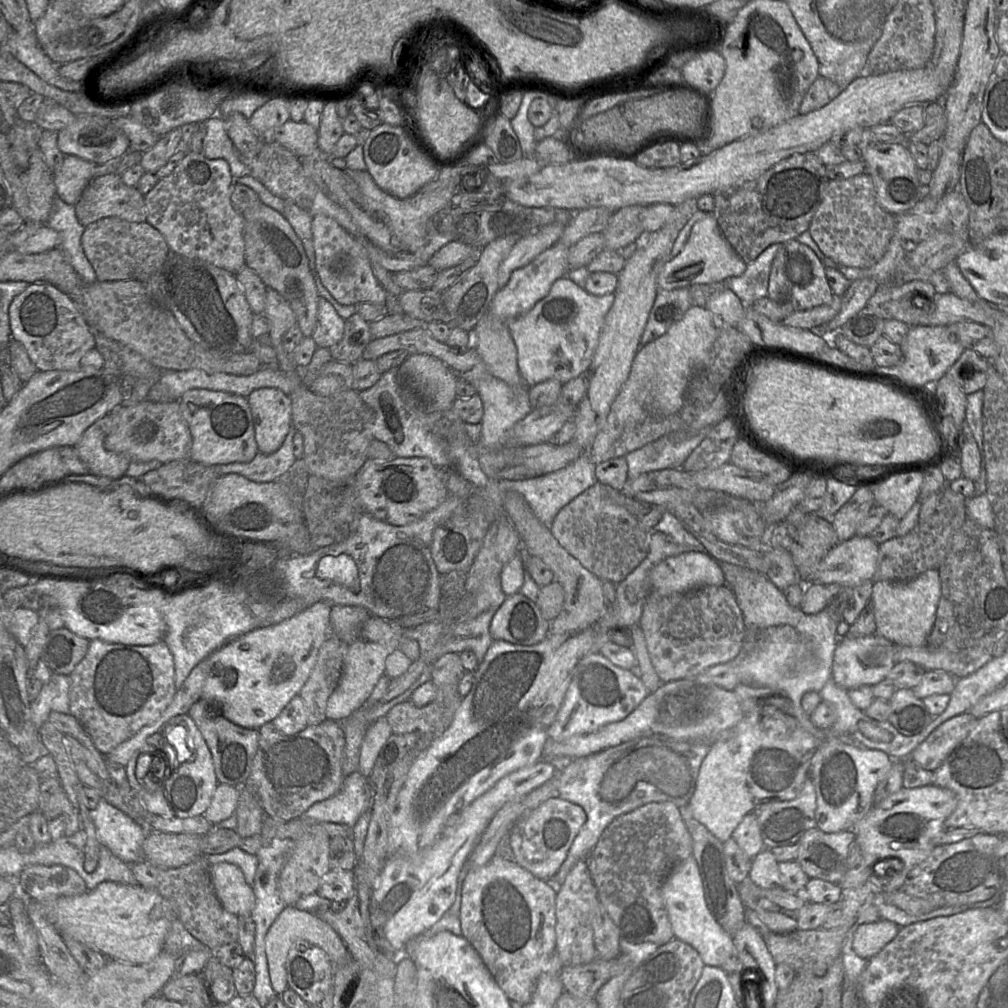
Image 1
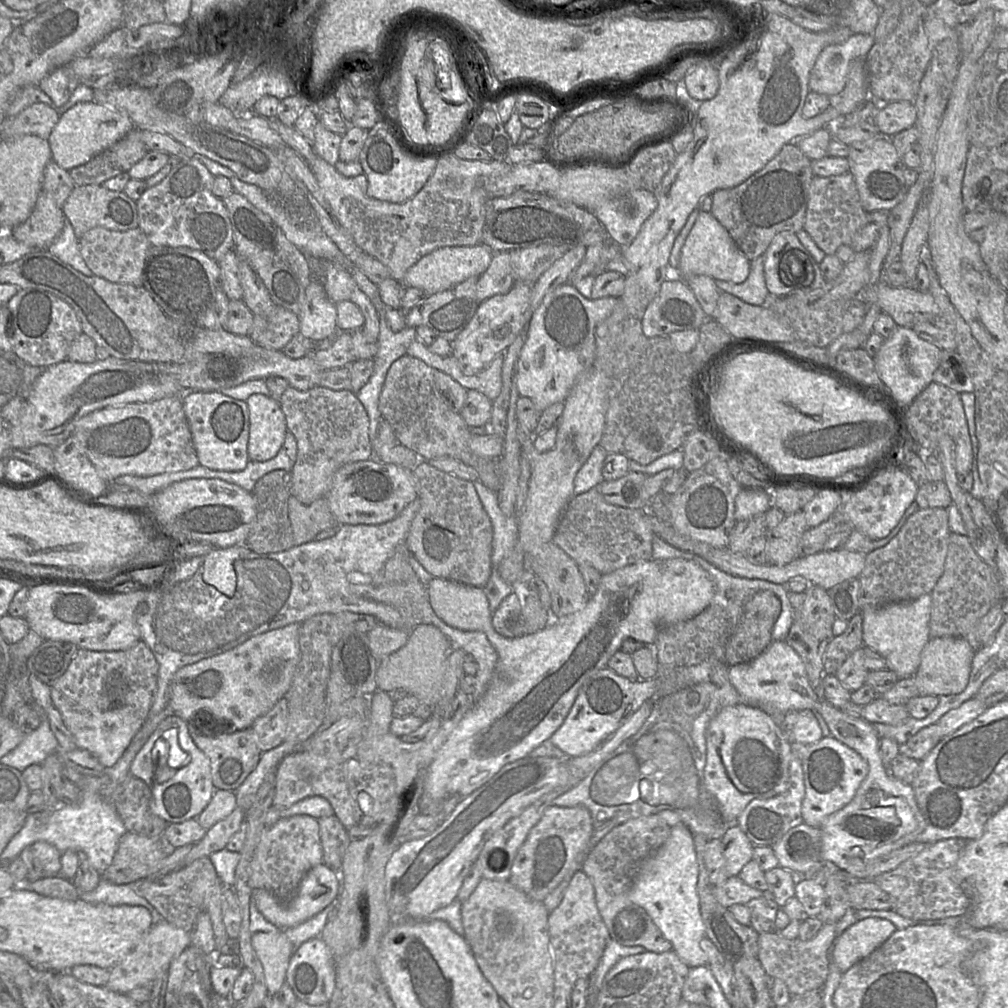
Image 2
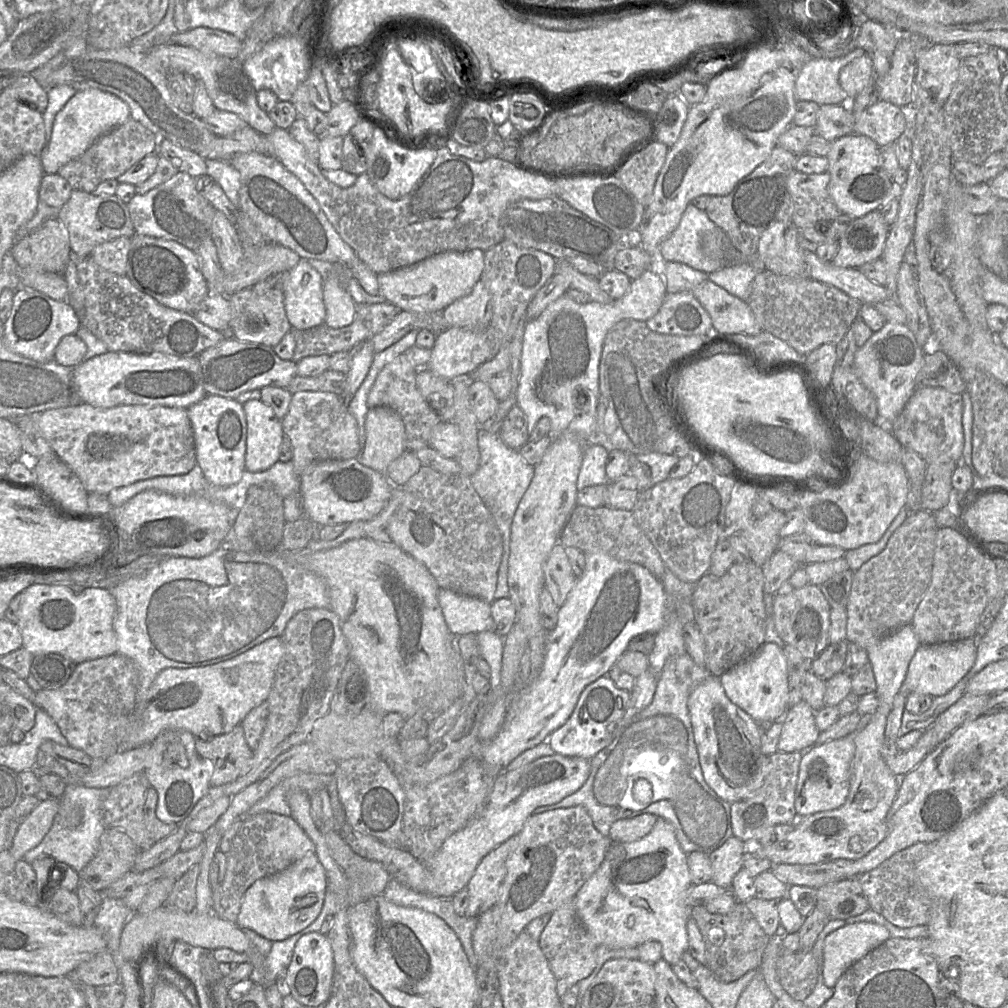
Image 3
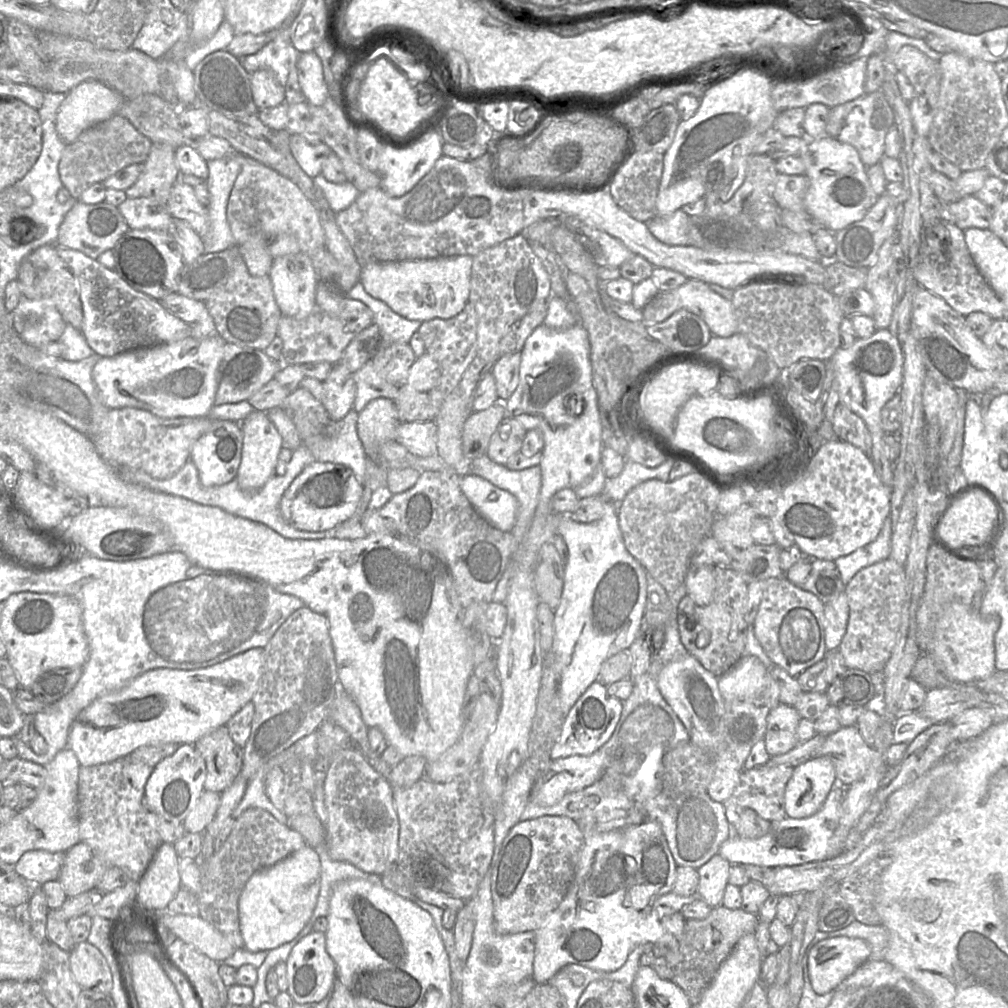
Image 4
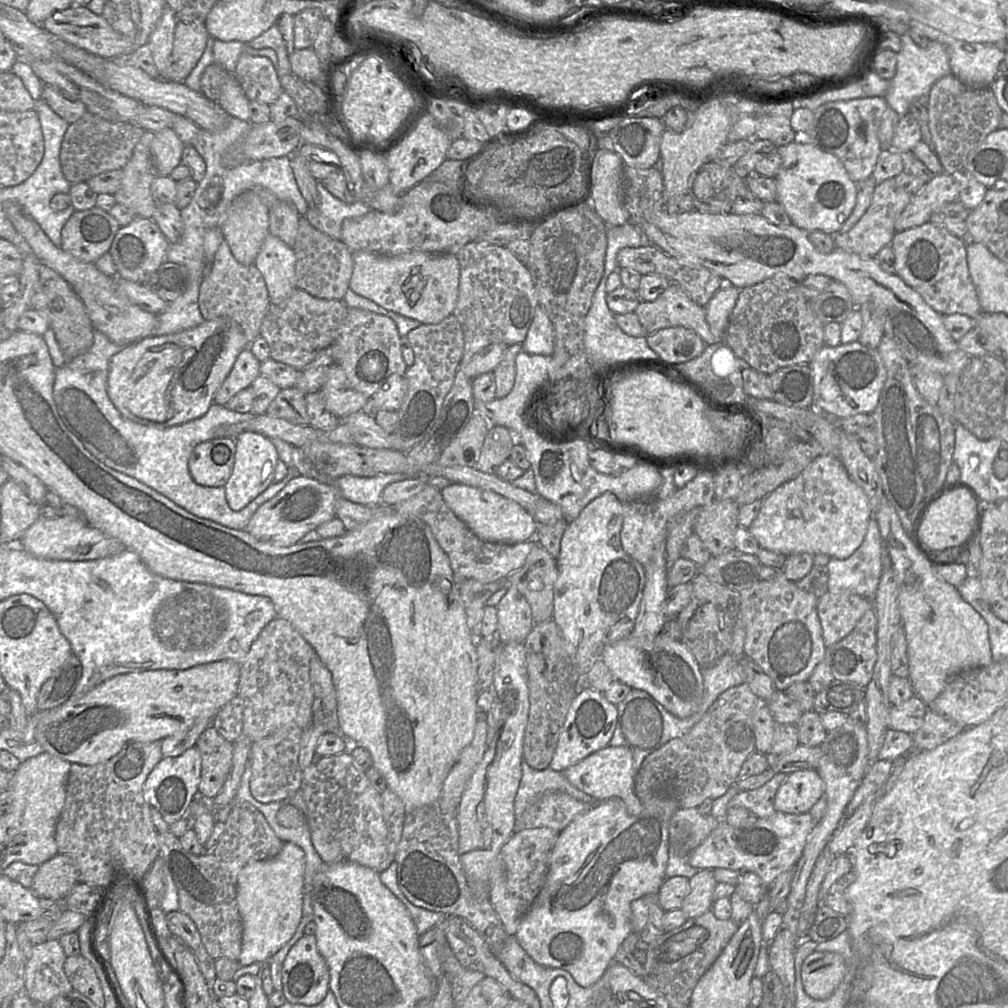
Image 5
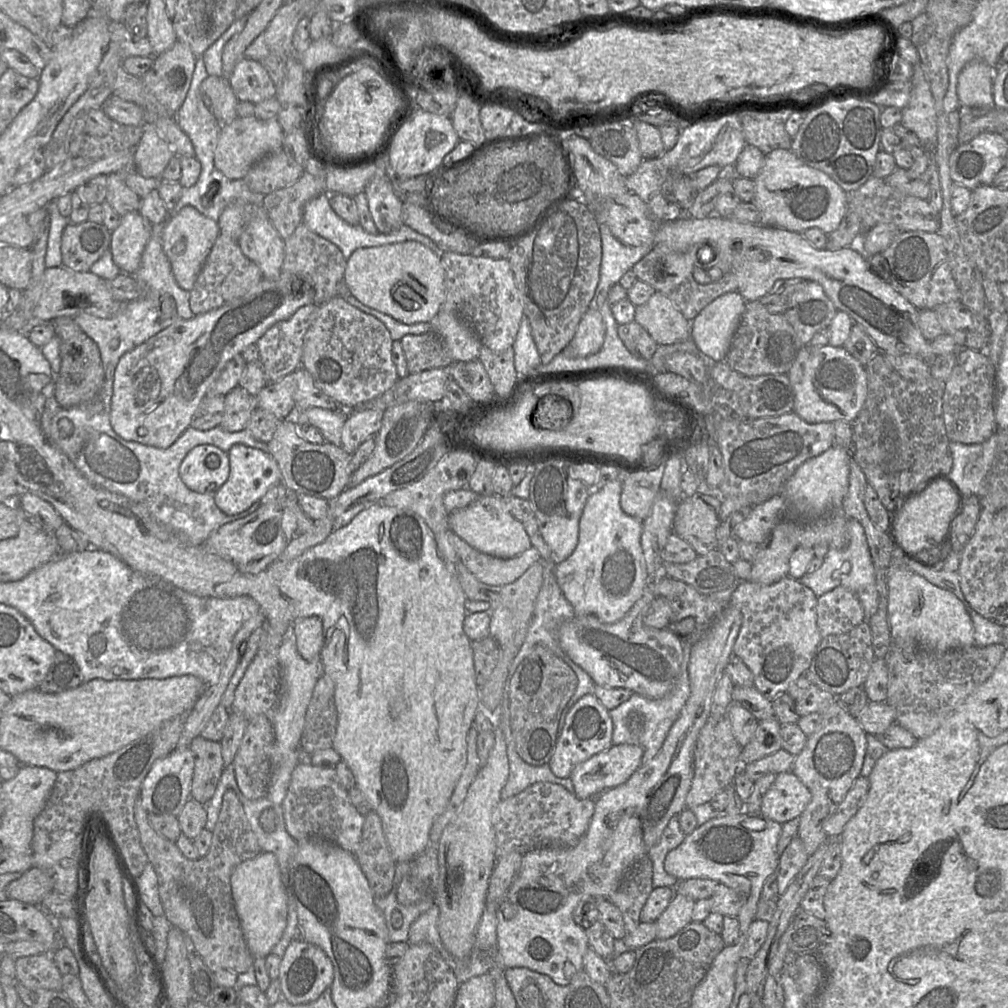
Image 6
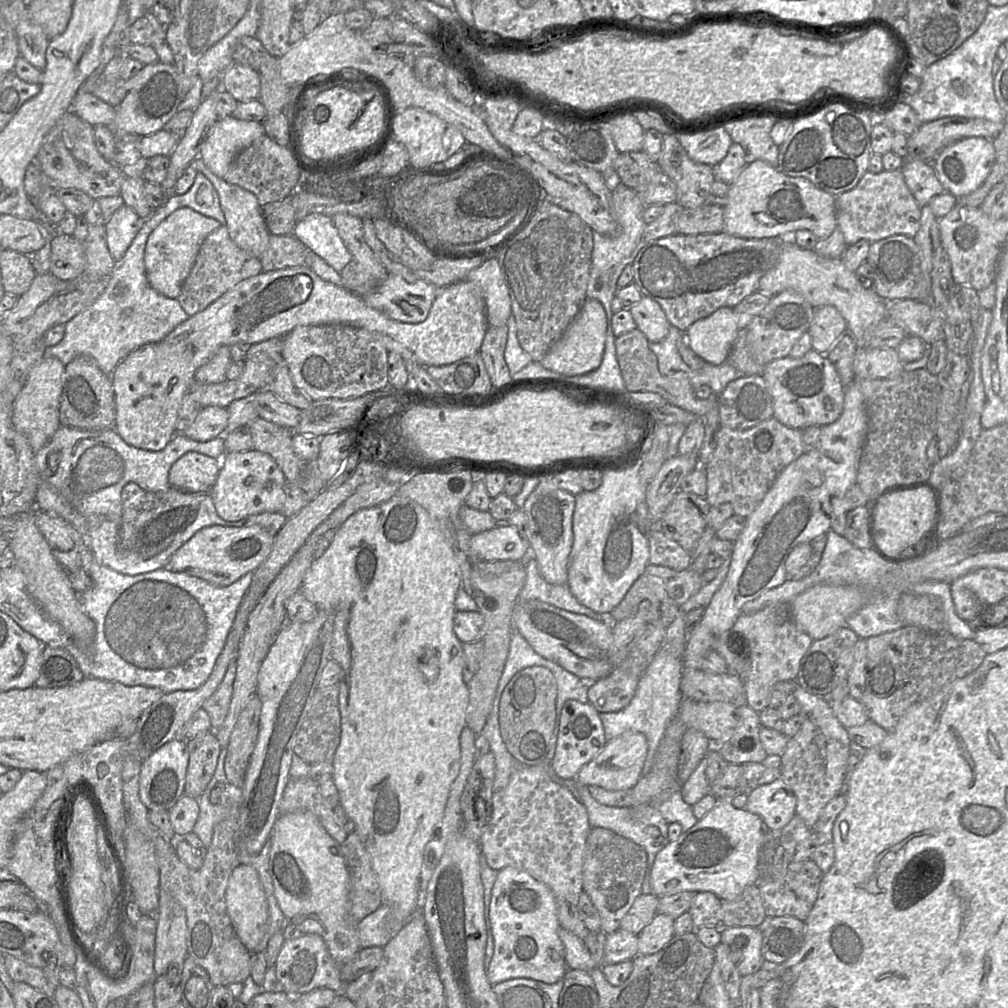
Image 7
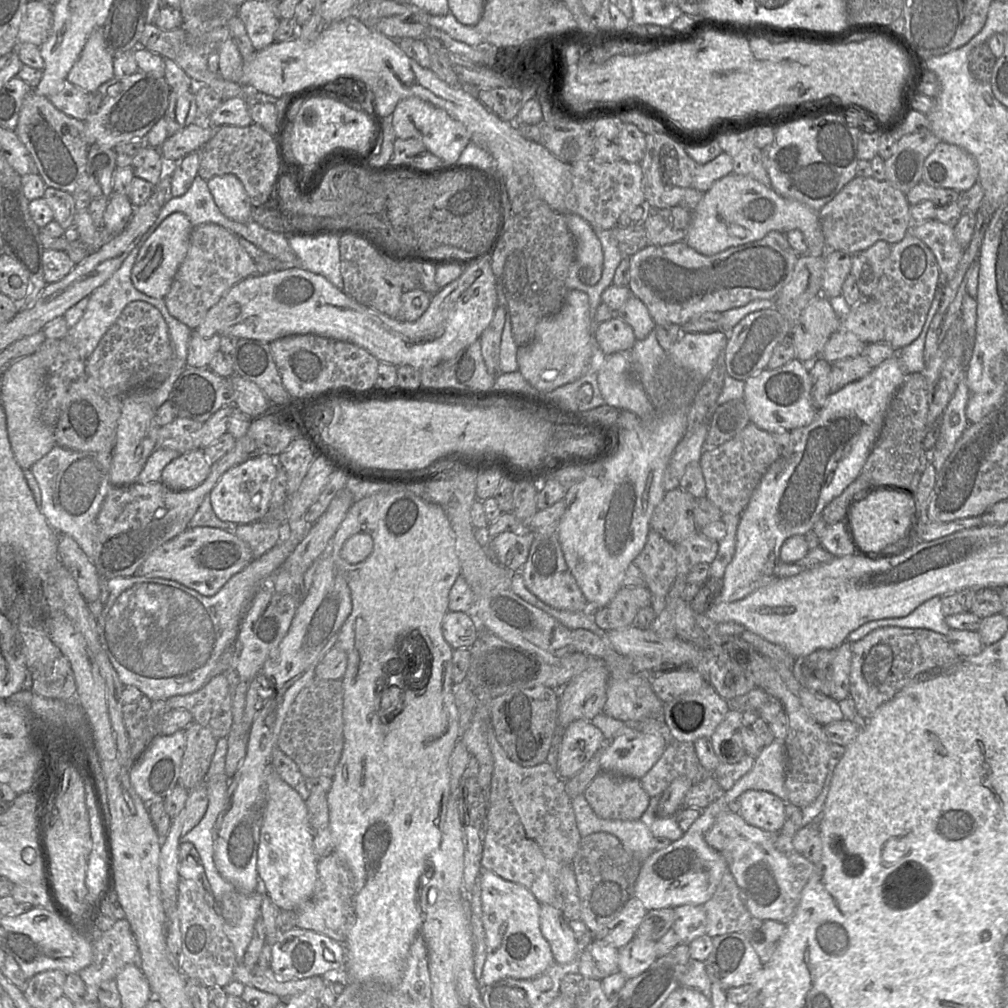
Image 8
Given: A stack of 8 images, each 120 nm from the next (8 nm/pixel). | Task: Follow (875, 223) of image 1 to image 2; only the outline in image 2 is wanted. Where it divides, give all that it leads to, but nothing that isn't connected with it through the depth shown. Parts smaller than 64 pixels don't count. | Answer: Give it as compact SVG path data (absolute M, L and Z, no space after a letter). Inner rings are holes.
M850 172L812 179L803 229L825 254L835 254L842 245L850 245L853 236L868 223L868 212L861 205L859 193Z

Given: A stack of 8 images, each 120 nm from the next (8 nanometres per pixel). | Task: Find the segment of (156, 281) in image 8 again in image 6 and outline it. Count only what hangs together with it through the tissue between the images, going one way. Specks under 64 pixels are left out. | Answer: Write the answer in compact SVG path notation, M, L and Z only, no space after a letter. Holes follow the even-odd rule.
M192 206L183 207L165 222L163 250L170 261L174 278L182 289L192 289L219 234L217 221L204 216Z

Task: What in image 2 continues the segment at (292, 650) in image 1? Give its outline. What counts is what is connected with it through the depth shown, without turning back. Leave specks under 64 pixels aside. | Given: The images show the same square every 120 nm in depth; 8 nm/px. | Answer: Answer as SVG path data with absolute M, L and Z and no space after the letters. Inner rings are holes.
M300 624L253 636L229 651L180 668L170 685L168 707L187 723L197 720L197 729L206 734L215 734L221 727L228 732L250 728L291 686L300 659Z

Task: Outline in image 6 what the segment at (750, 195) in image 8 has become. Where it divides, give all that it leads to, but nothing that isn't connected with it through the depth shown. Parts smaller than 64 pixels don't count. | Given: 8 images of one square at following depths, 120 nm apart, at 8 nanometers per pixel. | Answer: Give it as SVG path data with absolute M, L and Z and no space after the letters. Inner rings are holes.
M776 149L766 154L765 163L753 180L755 193L751 202L760 213L762 225L799 233L815 227L829 235L838 228L846 213L848 193L824 172L804 164L790 149Z

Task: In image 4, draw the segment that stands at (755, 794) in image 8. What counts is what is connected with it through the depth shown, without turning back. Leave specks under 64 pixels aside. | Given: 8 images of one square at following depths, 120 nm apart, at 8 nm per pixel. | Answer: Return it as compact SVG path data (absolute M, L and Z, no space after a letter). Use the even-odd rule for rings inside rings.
M828 756L813 757L798 765L784 792L787 816L806 818L815 814L823 806L835 779L835 767Z

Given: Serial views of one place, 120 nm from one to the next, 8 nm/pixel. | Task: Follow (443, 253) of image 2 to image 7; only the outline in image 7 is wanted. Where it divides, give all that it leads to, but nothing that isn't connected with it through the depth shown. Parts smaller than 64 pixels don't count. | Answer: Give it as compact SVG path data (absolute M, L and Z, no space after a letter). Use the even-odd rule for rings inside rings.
M388 274L383 283L367 296L361 296L374 309L403 323L424 321L438 294L438 288L426 281L410 283L401 276Z

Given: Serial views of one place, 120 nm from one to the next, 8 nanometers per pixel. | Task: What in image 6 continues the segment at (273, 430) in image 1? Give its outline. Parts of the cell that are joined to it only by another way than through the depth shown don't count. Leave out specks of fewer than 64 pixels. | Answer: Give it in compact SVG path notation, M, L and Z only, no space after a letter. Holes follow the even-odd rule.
M235 444L228 451L228 456L230 464L229 477L214 494L218 508L227 515L235 515L247 510L273 486L282 482L280 468L268 451L243 444Z

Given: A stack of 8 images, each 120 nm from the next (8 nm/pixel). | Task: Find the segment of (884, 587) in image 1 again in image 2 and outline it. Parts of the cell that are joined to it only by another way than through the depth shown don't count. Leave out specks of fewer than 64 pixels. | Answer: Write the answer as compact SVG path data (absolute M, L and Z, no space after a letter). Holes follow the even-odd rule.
M926 593L913 600L865 608L860 612L863 617L863 644L881 655L886 663L885 668L895 672L900 680L915 674L920 664L921 652L931 639L931 606L931 593Z

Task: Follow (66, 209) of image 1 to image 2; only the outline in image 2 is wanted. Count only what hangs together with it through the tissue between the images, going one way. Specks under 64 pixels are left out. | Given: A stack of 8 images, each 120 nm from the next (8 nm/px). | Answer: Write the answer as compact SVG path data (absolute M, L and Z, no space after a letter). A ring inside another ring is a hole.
M65 219L61 233L48 247L49 251L64 263L70 265L85 276L94 275L84 262L78 245L78 239L71 223Z

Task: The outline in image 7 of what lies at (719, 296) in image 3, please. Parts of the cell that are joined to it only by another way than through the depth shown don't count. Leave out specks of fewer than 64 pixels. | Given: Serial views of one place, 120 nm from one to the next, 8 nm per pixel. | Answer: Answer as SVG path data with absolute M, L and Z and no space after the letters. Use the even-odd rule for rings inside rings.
M643 296L641 300L628 308L638 328L649 342L664 339L671 327L661 306L652 298Z

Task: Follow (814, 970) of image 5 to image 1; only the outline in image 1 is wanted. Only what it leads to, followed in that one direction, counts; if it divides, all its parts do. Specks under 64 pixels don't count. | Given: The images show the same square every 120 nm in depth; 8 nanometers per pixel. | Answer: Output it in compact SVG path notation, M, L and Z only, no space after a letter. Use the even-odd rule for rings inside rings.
M889 920L861 924L853 936L852 948L866 960L877 954L898 933L900 927Z

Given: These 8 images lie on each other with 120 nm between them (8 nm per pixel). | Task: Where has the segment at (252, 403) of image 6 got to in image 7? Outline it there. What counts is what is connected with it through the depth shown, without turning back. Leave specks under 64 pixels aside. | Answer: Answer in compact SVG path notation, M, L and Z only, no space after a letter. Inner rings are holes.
M203 407L194 422L182 433L195 441L205 442L224 435L228 422L226 408Z

